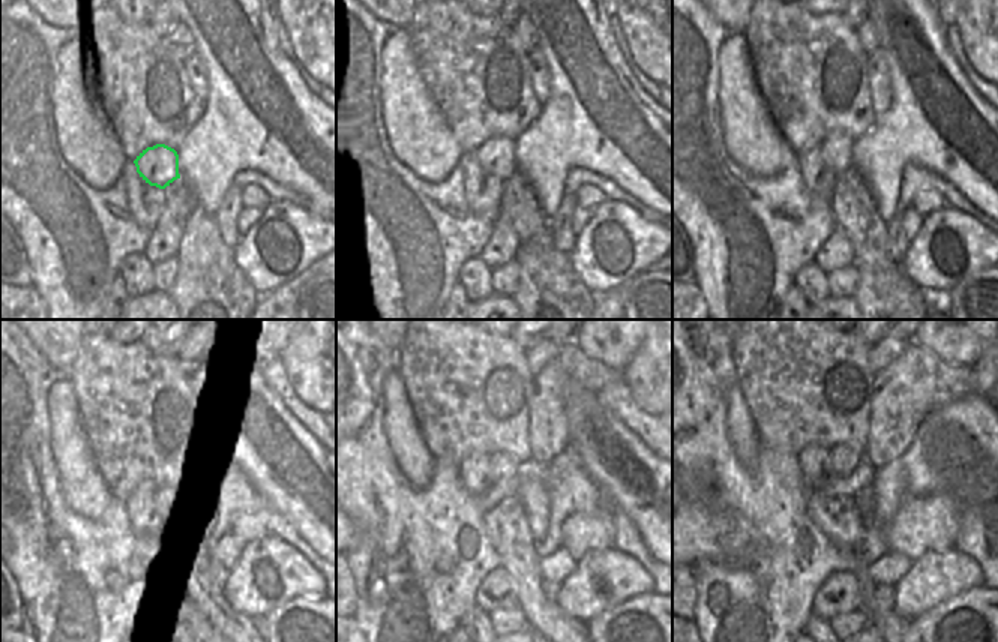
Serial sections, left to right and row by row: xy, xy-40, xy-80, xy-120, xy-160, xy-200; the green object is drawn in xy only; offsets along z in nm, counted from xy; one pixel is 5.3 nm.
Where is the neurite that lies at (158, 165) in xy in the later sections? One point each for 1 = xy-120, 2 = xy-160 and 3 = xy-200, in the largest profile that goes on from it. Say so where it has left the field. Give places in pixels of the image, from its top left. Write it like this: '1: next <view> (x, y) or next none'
1: next xy-120 (167, 477)
2: next xy-160 (503, 467)
3: next xy-200 (844, 459)

